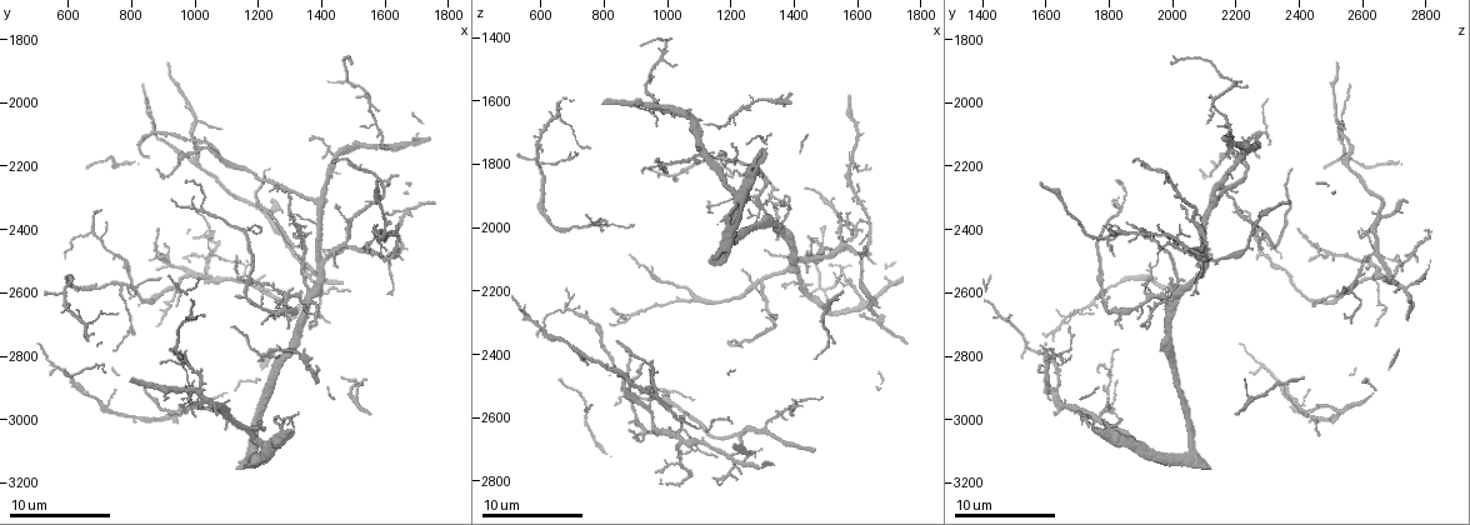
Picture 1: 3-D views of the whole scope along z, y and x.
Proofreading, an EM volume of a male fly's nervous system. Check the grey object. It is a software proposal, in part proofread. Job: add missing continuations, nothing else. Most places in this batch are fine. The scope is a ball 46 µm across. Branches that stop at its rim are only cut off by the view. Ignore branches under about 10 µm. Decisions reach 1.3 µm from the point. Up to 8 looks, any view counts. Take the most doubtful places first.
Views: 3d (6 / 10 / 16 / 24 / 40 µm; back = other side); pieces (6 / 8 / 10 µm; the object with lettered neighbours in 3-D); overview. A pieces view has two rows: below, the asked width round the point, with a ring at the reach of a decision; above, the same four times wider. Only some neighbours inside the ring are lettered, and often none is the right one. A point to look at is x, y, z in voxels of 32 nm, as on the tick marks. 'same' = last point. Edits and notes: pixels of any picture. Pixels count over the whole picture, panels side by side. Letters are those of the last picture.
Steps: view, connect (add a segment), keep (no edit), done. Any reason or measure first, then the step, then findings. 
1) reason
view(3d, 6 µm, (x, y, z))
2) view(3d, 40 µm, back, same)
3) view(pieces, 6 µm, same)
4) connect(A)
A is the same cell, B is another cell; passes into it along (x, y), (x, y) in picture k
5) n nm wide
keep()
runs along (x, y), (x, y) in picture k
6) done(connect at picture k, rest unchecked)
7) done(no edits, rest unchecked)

thin end
view(pieces, 8 µm, (1360, 2700, 1920))

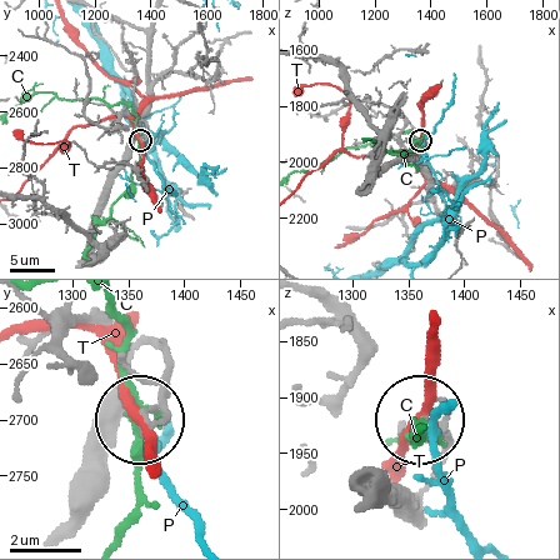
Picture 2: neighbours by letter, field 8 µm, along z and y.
keep()
C, P and T are other cells; runs along (128, 23), (148, 38), (148, 108), (139, 140) in picture 2; no lettered segment goes on from it

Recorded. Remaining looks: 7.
branch stops here
view(pieces, 10 µm, (850, 2900, 2370))

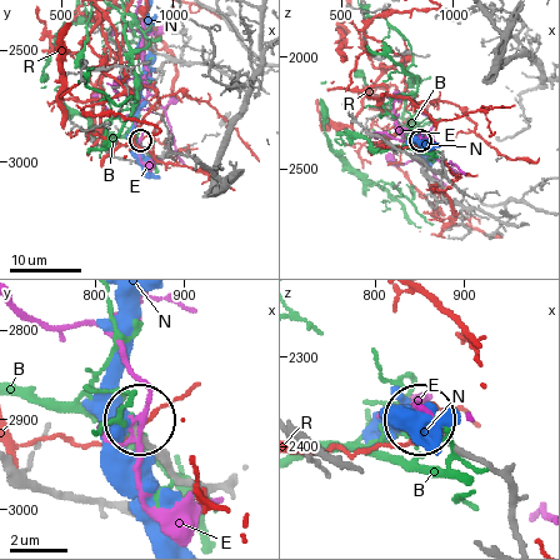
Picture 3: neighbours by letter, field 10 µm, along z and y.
keep()
B, E, N and R are other cells; none of them fits

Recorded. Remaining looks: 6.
free end
view(pieces, 10 µm, (1330, 2380, 1860))

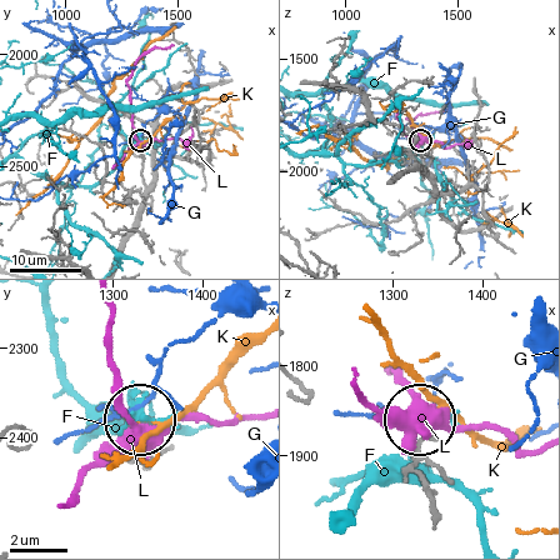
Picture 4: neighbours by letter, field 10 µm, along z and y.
keep()
F, G, K and L are other cells; no lettered segment goes on from it

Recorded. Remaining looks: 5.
long arm stops here
view(3d, 6 µm, (1240, 2210, 2380))

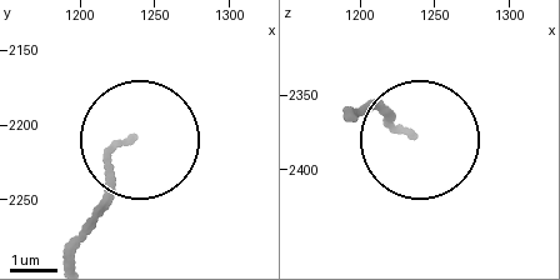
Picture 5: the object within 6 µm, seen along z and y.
view(pieces, 8 µm, (1232, 2212, 2376))

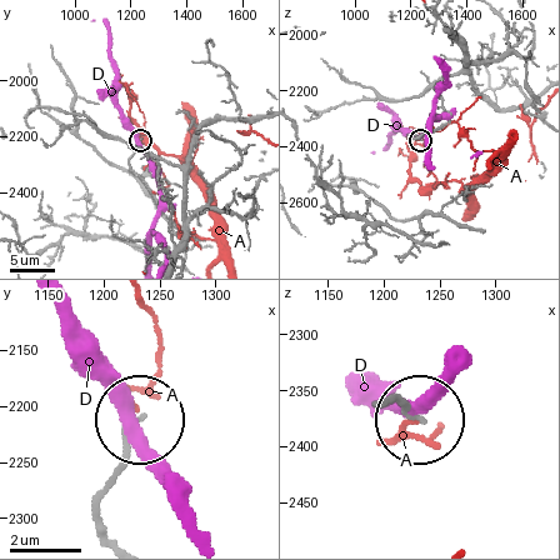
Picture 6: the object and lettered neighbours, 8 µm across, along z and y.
keep()
A and D are other cells; none of them fits

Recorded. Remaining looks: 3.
done(no edits, rest unchecked)

